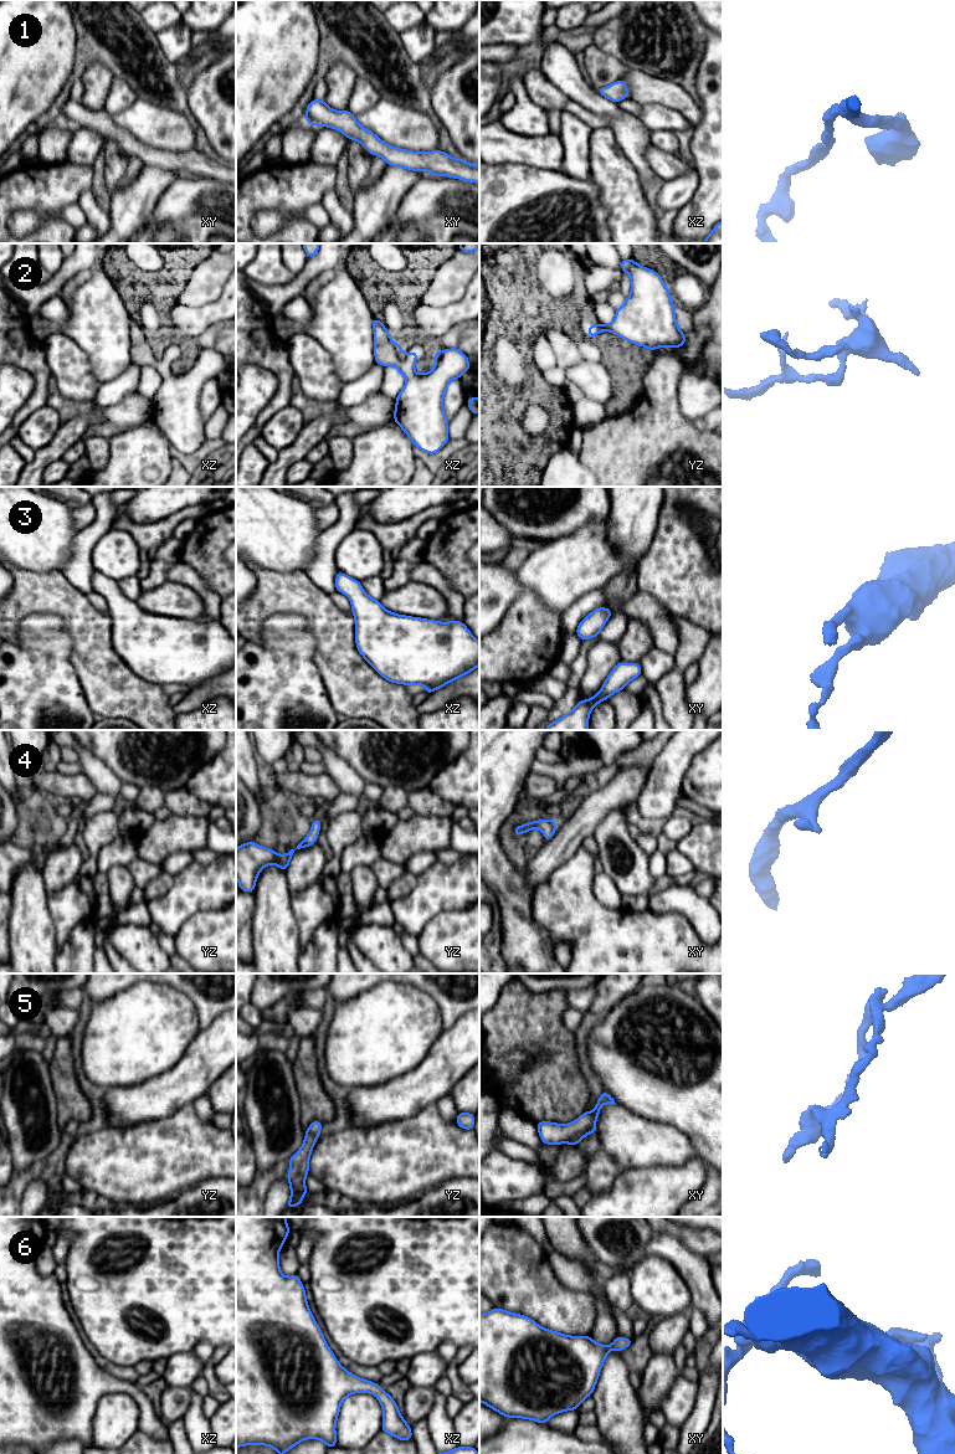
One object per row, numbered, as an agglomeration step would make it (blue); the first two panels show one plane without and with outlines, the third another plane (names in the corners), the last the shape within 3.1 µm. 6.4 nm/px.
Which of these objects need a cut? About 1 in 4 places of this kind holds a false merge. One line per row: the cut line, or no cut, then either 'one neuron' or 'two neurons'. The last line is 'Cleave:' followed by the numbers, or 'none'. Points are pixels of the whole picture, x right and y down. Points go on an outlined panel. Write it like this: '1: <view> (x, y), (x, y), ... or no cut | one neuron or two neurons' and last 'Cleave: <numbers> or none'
1: no cut | one neuron
2: no cut | one neuron
3: no cut | one neuron
4: no cut | one neuron
5: no cut | one neuron
6: no cut | one neuron
Cleave: none

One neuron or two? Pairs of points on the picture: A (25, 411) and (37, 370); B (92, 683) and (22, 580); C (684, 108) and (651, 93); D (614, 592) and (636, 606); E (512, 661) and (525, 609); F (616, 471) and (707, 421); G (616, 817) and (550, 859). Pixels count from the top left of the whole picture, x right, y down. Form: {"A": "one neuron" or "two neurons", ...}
{"A": "one neuron", "B": "one neuron", "C": "one neuron", "D": "two neurons", "E": "one neuron", "F": "two neurons", "G": "two neurons"}

